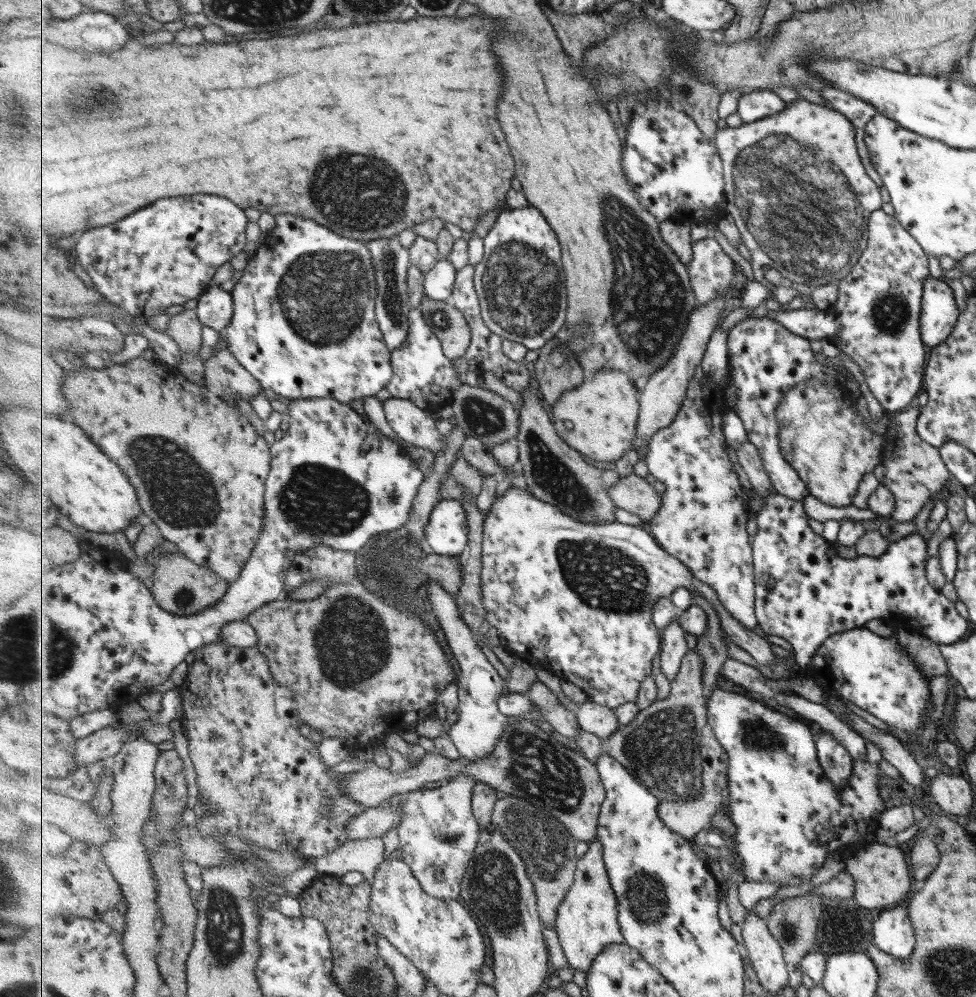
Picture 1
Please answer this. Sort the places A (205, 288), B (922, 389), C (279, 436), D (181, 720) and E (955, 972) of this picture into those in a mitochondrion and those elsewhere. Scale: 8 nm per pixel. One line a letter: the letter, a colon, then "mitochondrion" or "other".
A: other
B: other
C: other
D: other
E: mitochondrion

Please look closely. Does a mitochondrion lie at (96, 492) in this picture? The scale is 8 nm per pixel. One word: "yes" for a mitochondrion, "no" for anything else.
no

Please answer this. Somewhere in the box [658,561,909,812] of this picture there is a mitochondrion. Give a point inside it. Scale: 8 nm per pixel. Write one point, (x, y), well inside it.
(756, 735)

